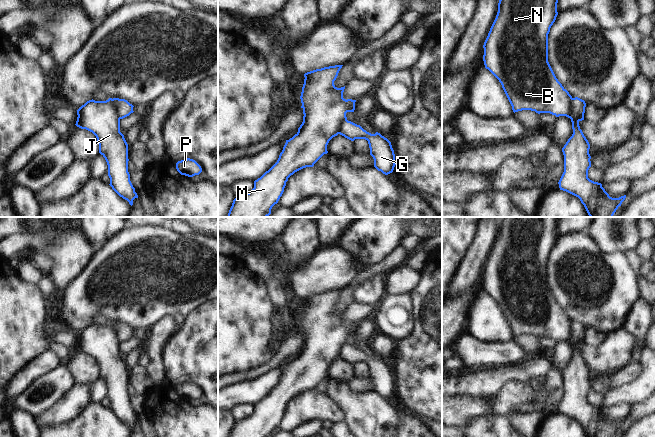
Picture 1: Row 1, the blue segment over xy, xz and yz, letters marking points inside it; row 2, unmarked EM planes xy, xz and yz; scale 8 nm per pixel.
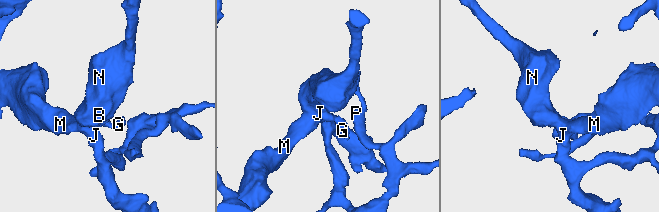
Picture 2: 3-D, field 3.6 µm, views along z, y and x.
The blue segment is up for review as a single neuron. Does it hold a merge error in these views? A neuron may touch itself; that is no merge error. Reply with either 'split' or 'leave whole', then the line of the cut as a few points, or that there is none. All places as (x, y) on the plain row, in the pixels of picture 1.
split | yz (572, 322), (571, 339), (575, 342), (583, 341)

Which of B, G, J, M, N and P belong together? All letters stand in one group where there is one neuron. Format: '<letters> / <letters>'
B J M N P / G

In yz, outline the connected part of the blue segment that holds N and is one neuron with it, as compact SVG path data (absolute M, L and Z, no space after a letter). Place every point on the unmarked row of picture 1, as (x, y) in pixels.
M506 217L499 224L496 242L483 269L484 289L501 307L514 337L531 334L571 343L573 358L562 372L564 396L558 406L559 412L578 421L587 437L615 437L626 419L612 422L601 407L588 402L590 368L579 350L584 341L575 343L571 340L573 322L558 305L548 286L548 258L558 239L558 218Z

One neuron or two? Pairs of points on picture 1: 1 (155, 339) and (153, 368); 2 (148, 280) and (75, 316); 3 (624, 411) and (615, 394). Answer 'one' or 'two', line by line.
1: one
2: one
3: two

